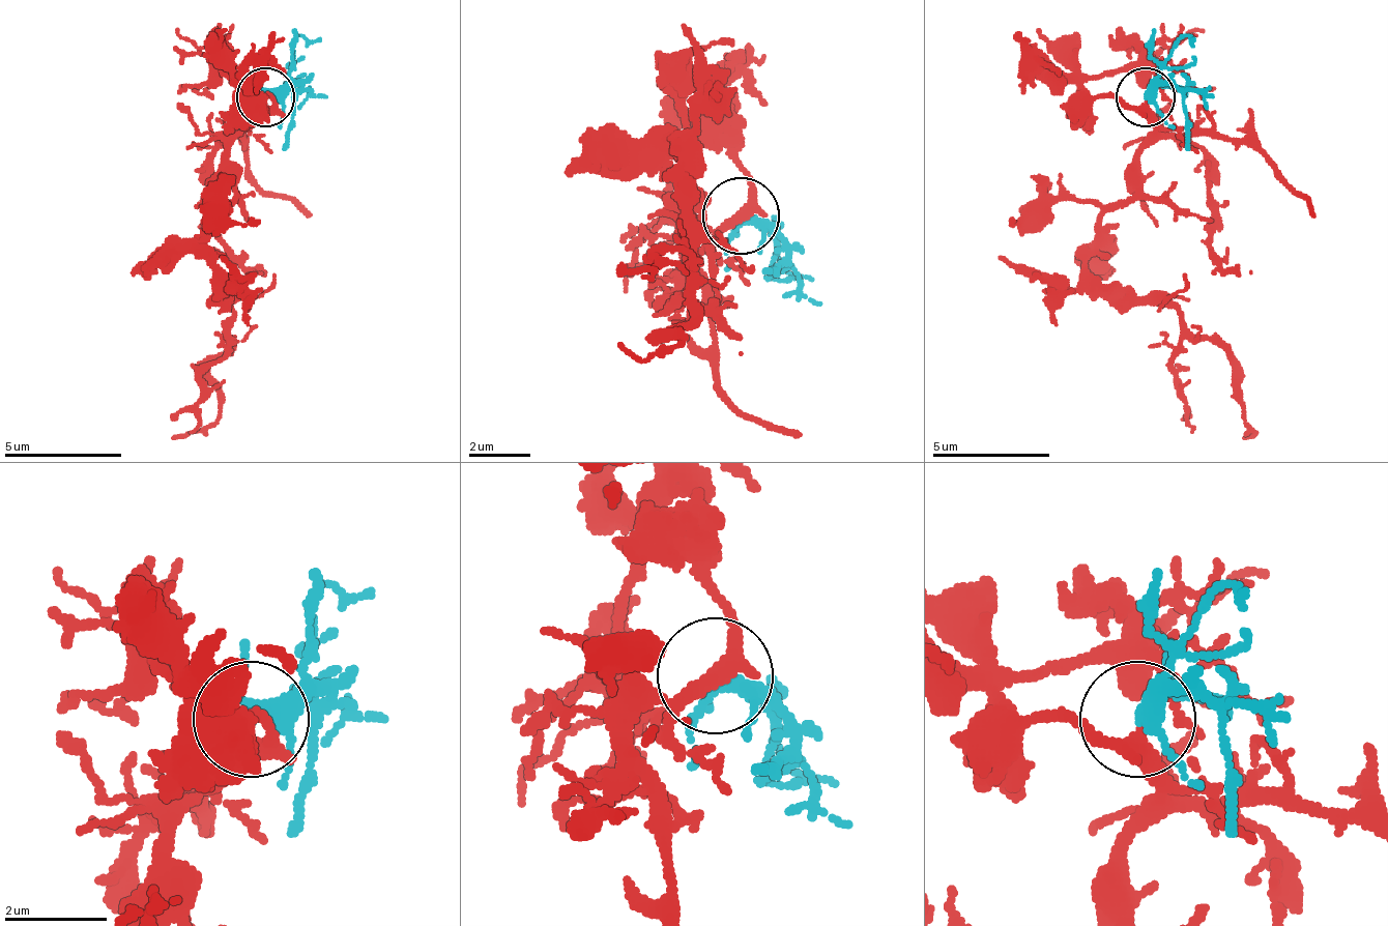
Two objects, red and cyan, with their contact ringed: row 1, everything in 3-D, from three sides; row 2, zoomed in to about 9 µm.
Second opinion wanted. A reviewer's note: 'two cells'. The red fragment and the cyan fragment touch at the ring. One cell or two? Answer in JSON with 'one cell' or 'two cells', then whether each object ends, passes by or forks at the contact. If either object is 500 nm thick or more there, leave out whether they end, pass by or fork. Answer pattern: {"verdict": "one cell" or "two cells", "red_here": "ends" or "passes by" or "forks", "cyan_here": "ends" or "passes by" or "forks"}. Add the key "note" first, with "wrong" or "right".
{"note": "wrong", "verdict": "one cell", "red_here": "passes by", "cyan_here": "forks"}

